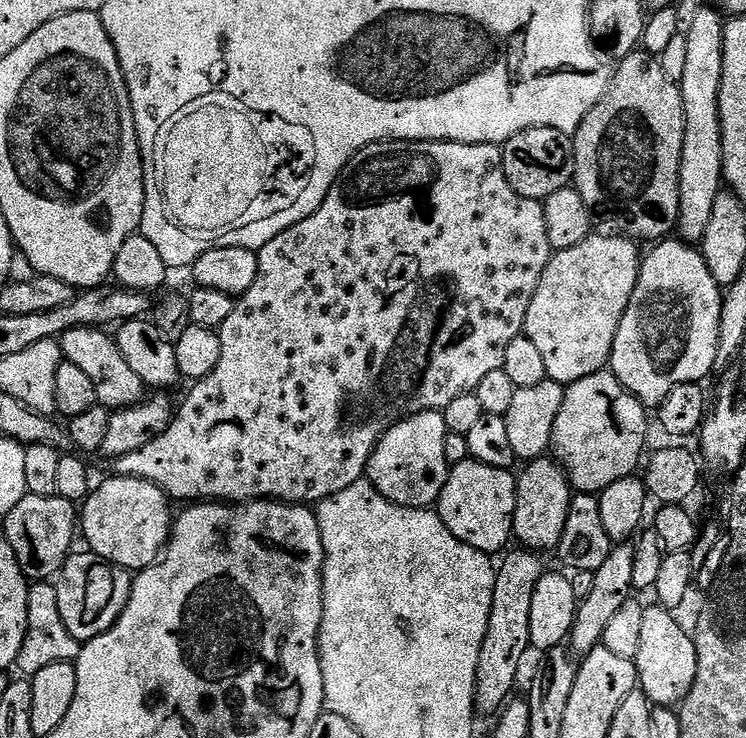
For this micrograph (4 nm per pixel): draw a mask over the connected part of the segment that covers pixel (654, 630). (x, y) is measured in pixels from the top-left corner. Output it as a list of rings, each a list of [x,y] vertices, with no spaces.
[[[645,607],[642,618],[642,642],[635,658],[638,688],[653,700],[653,705],[676,706],[688,696],[699,673],[698,644],[688,637],[687,630],[672,617],[675,615],[669,609],[655,607]]]

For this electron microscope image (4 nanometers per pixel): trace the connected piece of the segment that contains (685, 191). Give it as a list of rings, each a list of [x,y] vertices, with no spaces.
[[[715,7],[700,8],[692,25],[686,29],[686,71],[678,81],[684,99],[684,141],[680,163],[680,218],[679,239],[699,242],[704,239],[706,226],[714,214],[714,198],[722,190],[722,138],[720,137],[720,79],[722,78],[722,46],[724,45],[725,21]]]

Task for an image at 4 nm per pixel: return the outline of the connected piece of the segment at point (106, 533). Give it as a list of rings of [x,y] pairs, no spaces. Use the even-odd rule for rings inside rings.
[[[135,474],[127,475],[116,476],[113,480],[106,481],[97,492],[95,489],[83,501],[82,536],[84,532],[85,538],[88,539],[87,547],[103,560],[111,560],[119,568],[143,570],[157,563],[158,557],[165,551],[174,528],[174,512],[172,516],[171,510],[168,509],[168,500],[164,497],[165,489],[161,485]]]

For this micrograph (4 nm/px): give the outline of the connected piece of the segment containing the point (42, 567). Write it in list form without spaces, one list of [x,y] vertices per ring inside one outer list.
[[[25,494],[22,502],[18,502],[3,517],[2,525],[25,579],[30,582],[49,581],[64,567],[64,561],[73,551],[72,535],[75,532],[77,535],[78,532],[78,510],[73,501],[63,500],[59,494],[55,496]]]

